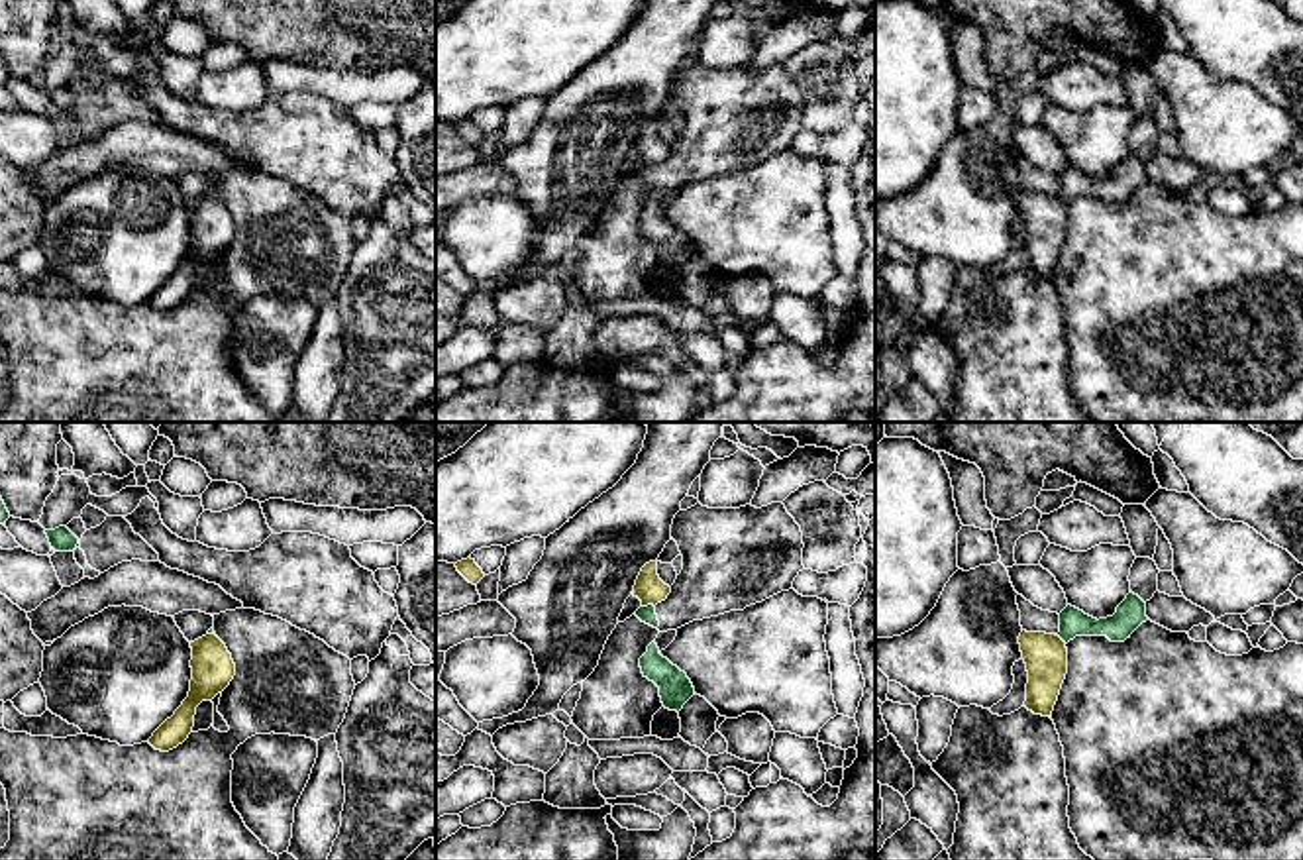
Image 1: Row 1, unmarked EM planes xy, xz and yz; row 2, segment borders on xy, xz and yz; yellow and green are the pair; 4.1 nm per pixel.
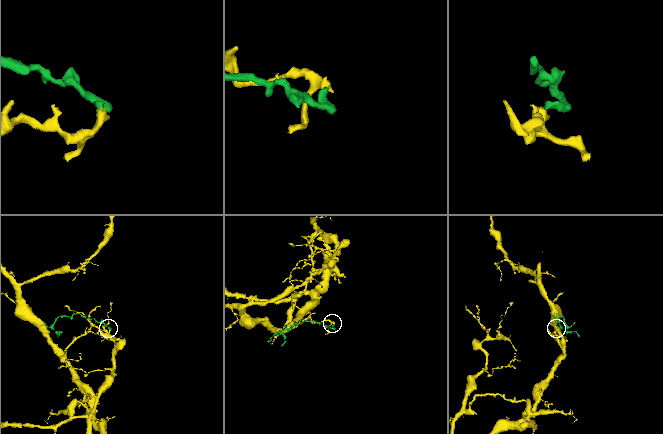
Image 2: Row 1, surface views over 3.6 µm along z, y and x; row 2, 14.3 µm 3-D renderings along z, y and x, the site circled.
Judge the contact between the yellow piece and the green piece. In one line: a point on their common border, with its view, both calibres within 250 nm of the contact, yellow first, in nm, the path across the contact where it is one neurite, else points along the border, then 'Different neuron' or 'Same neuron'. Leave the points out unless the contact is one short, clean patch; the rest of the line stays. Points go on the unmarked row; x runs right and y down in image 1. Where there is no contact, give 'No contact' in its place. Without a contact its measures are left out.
Touches yellow at xz (648, 163). Thickness 120 nm (yellow) against 70 nm. Boundary: xz (654, 165), (642, 167). Different neuron

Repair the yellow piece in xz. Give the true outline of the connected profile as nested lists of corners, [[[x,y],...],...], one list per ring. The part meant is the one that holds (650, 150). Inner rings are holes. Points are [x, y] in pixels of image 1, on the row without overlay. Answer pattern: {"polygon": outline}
{"polygon": [[[657,120],[642,128],[632,153],[642,161],[642,167],[655,167],[657,163],[667,159],[671,147],[659,139]]]}

